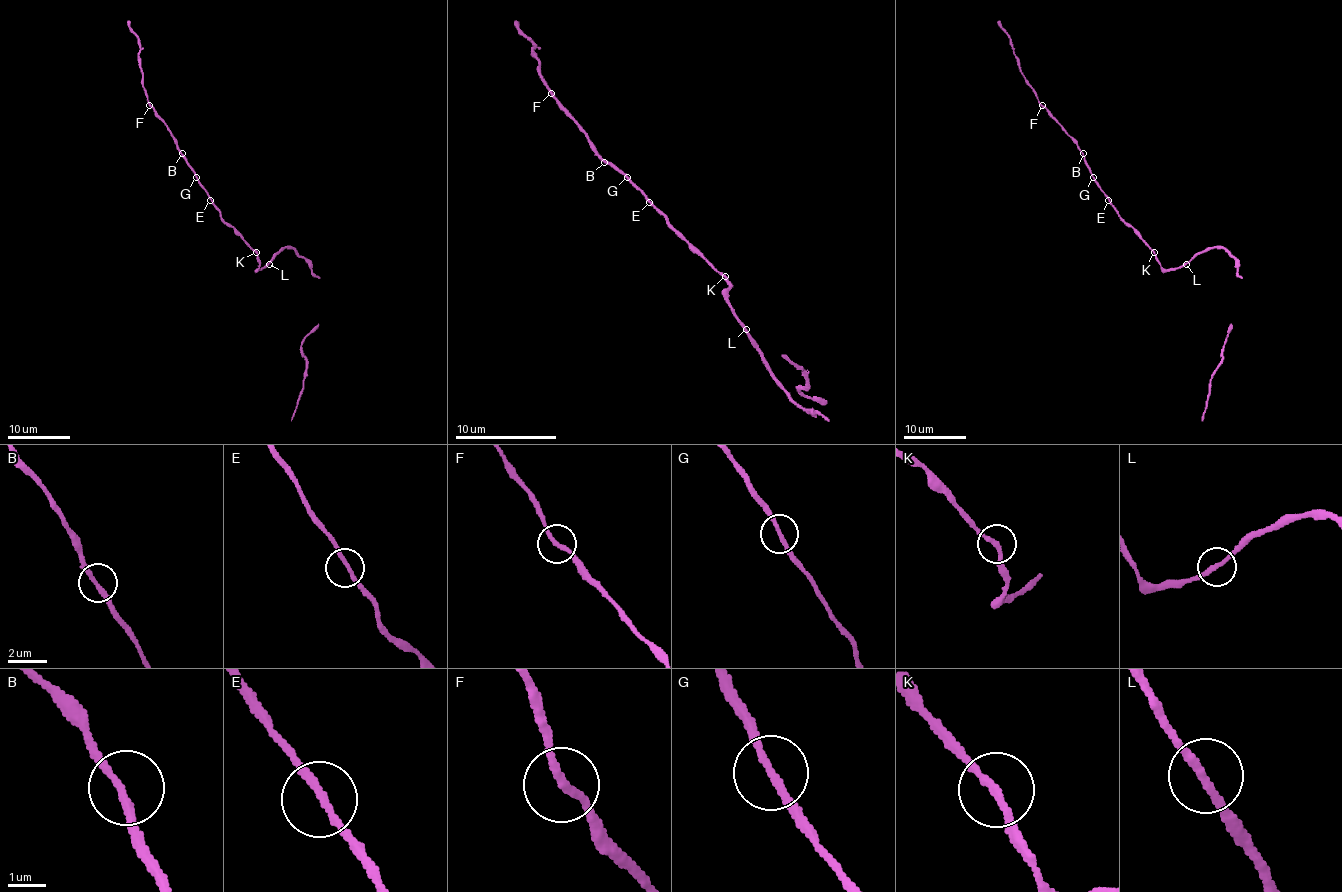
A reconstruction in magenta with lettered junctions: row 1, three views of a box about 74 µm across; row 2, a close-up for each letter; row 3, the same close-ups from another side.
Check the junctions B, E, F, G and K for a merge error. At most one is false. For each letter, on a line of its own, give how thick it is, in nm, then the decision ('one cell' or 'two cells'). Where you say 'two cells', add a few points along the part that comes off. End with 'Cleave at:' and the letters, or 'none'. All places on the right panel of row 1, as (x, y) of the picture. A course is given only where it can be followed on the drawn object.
B: 220 nm | one cell
E: 200 nm | one cell
F: 200 nm | one cell
G: 180 nm | one cell
K: 190 nm | one cell
Cleave at: none

